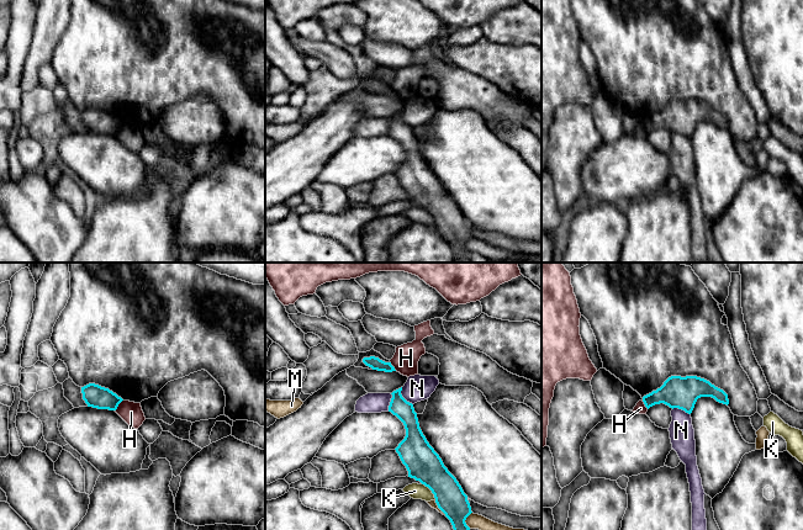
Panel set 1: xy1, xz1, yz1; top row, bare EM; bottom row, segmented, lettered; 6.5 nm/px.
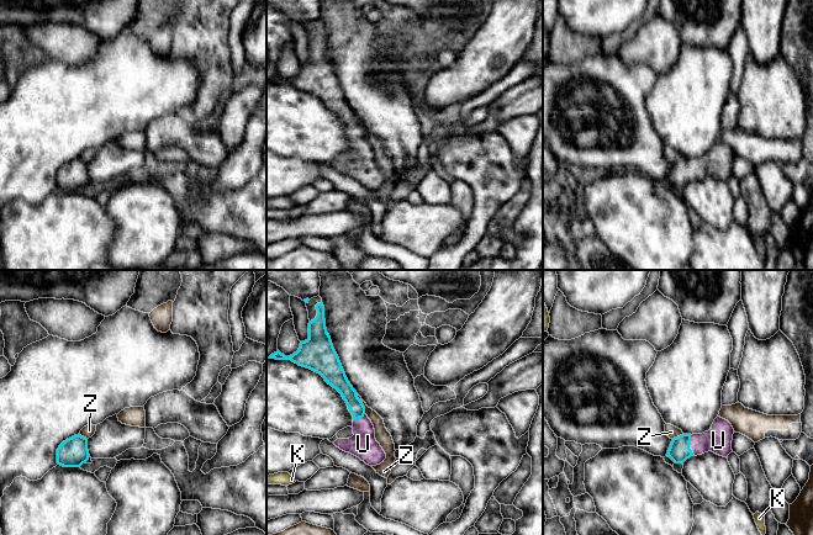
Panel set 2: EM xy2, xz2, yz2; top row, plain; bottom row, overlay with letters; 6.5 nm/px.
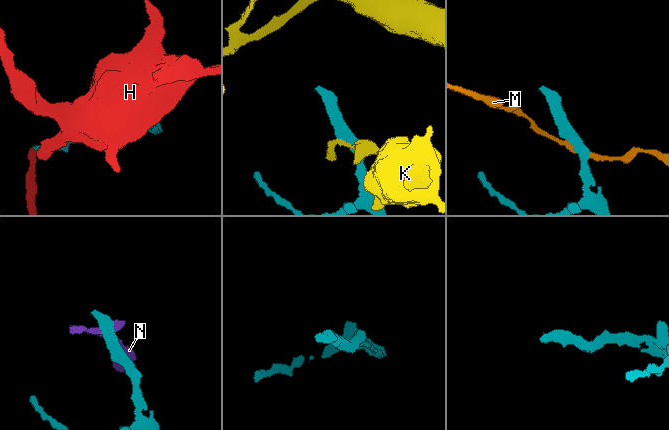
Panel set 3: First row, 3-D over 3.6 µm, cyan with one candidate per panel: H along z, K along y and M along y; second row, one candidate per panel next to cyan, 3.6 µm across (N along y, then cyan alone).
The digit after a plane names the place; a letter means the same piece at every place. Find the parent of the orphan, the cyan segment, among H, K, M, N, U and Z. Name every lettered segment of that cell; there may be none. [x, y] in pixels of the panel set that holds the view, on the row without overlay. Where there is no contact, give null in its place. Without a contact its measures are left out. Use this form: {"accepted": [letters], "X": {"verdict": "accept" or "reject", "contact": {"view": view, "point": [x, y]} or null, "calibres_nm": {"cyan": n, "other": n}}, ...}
{"accepted": ["U"], "H": {"verdict": "reject", "contact": {"view": "xy1", "point": [117, 130]}, "calibres_nm": {"cyan": 150, "other": 140}}, "K": {"verdict": "reject", "contact": {"view": "xz1", "point": [431, 213]}, "calibres_nm": {"cyan": 220, "other": 100}}, "M": {"verdict": "reject", "contact": {"view": "xz1", "point": [465, 243]}, "calibres_nm": {"cyan": 190, "other": 100}}, "N": {"verdict": "reject", "contact": {"view": "xz1", "point": [402, 121]}, "calibres_nm": {"cyan": 120, "other": 170}}, "U": {"verdict": "accept", "contact": {"view": "yz2", "point": [689, 169]}, "calibres_nm": {"cyan": 140, "other": 170}}, "Z": {"verdict": "reject", "contact": {"view": "xz2", "point": [362, 127]}, "calibres_nm": {"cyan": 130, "other": 90}}}

